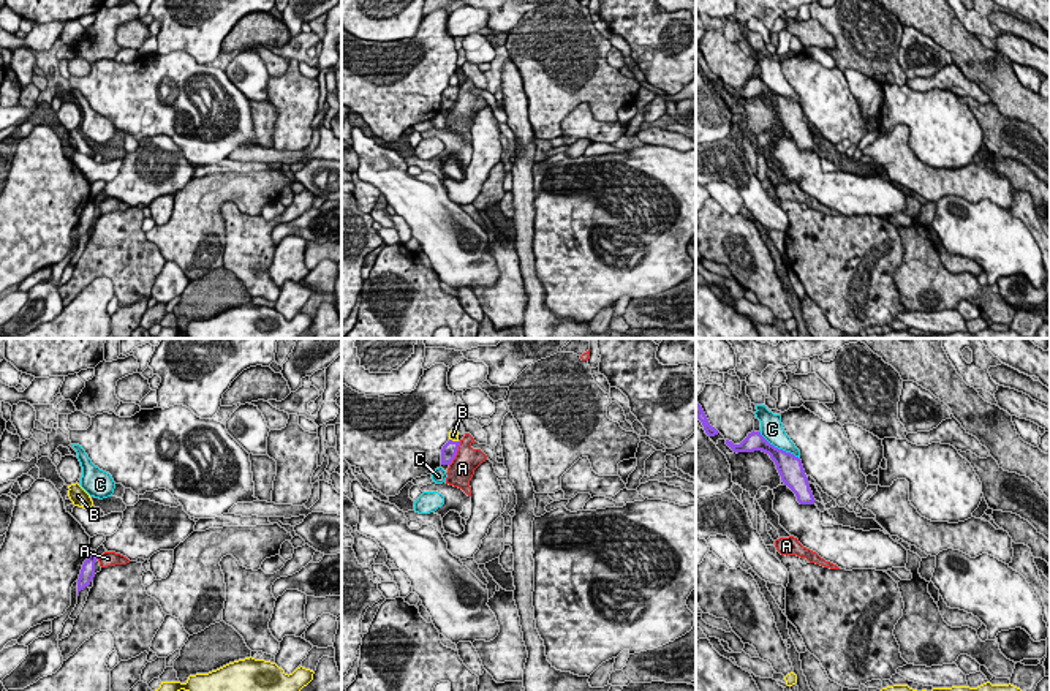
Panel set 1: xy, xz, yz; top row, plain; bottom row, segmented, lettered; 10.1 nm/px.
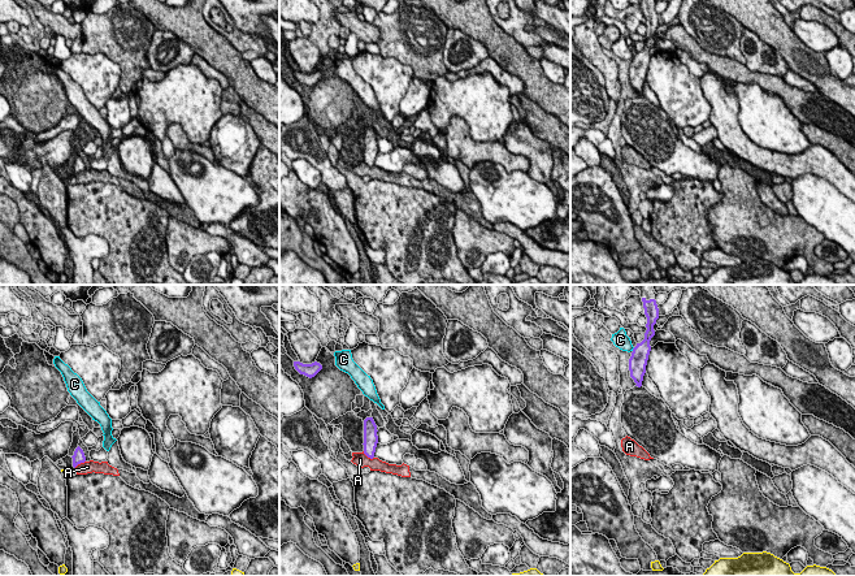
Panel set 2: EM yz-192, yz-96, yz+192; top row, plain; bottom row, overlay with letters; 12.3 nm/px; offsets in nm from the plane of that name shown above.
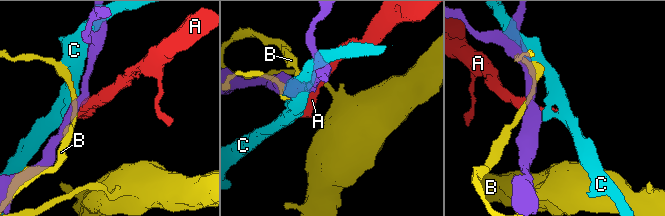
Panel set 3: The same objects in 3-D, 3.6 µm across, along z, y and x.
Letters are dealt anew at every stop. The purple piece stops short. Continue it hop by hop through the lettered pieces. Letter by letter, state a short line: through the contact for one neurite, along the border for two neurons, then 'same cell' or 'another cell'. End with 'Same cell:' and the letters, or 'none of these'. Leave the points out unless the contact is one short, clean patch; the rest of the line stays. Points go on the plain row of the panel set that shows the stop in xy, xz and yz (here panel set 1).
A: line xz (460, 87), (456, 103), (449, 111); another cell
B: line xz (449, 84), (457, 87); another cell
C: another cell
Same cell: none of these

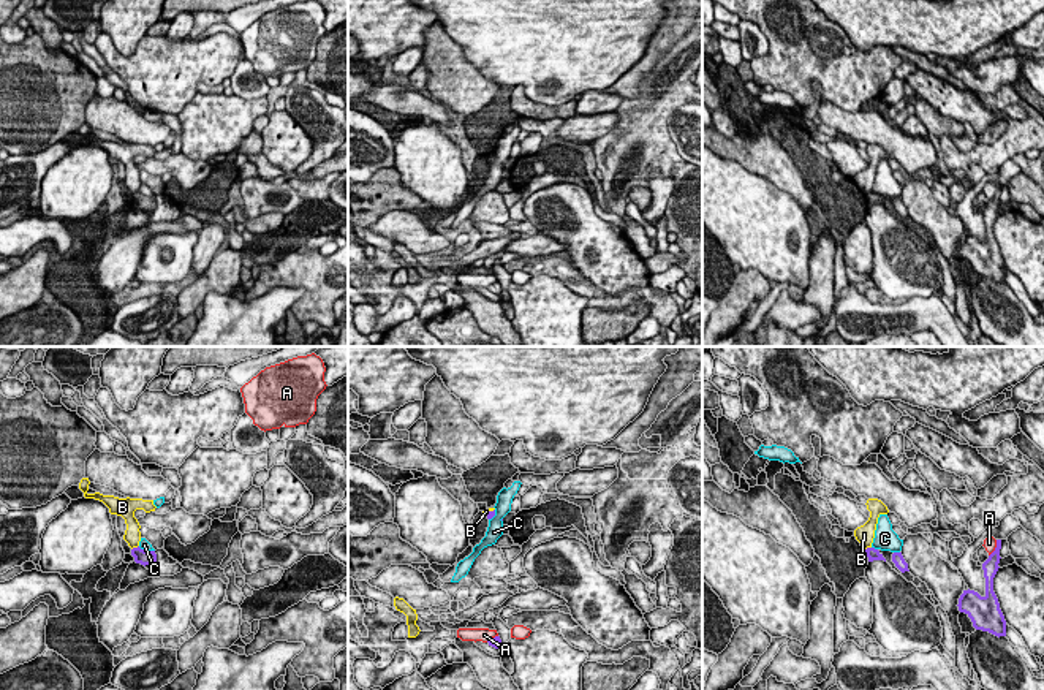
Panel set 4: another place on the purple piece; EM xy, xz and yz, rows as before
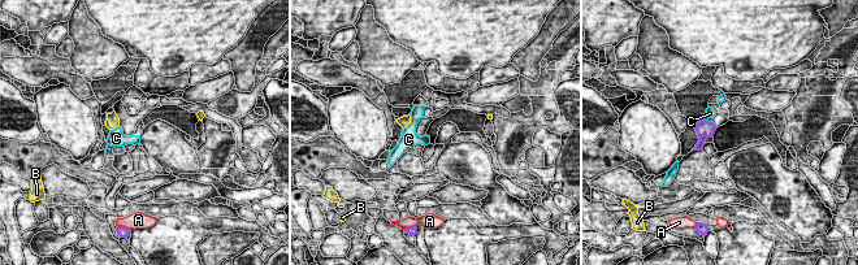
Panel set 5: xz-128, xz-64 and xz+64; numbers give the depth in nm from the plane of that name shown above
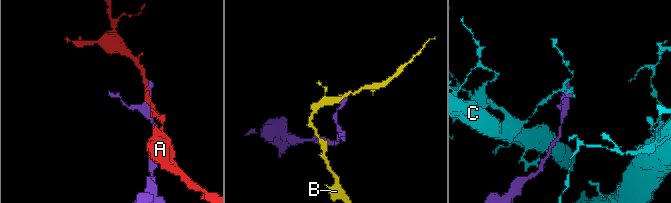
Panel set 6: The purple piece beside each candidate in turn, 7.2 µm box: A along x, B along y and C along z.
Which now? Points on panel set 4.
A: line yz (997, 185), (997, 192), (989, 201); another cell
B: line xy (138, 190), (132, 195); another cell
C: line yz (872, 192), (877, 195); another cell
Same cell: none of these

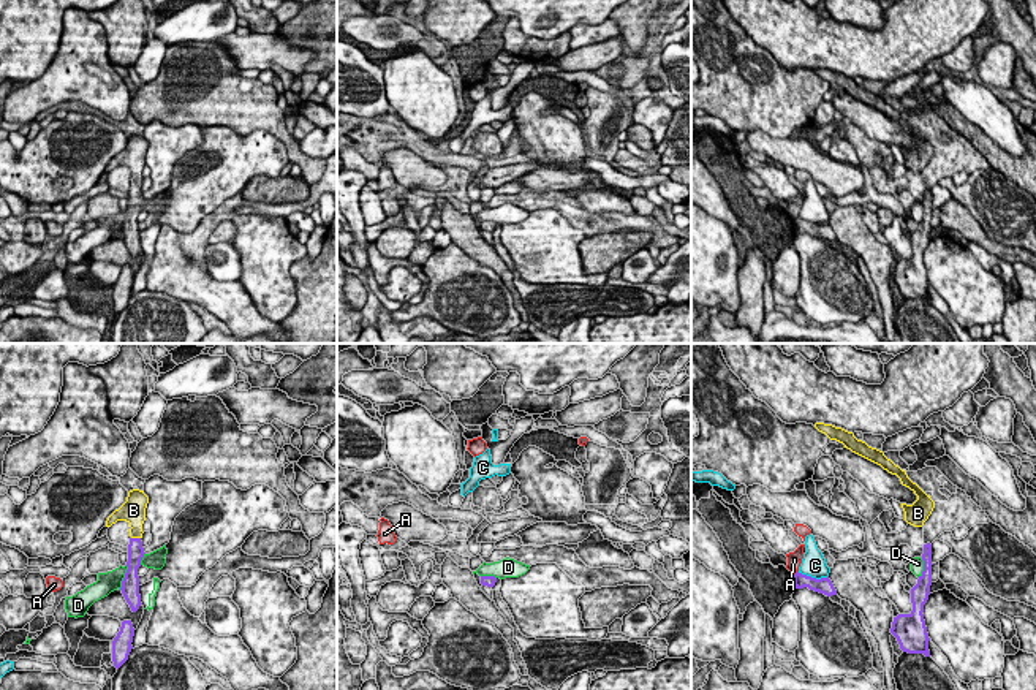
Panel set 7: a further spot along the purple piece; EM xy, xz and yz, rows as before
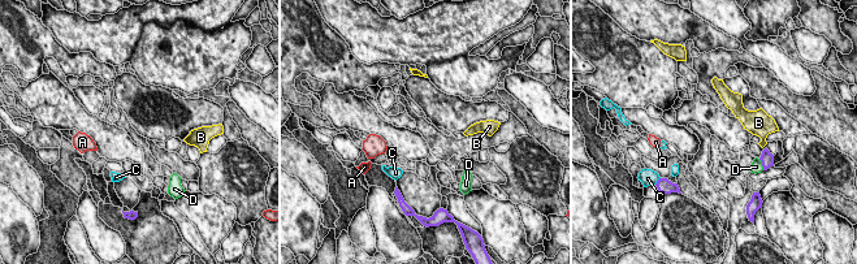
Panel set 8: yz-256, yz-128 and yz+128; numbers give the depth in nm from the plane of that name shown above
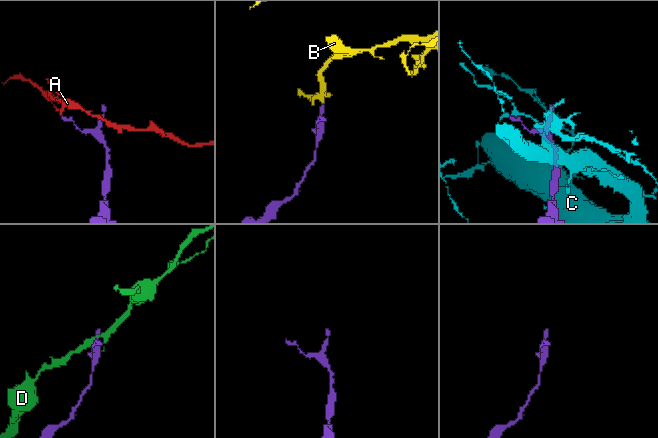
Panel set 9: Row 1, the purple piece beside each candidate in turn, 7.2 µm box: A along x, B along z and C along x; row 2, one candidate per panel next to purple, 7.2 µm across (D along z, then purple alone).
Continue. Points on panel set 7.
A: line yz (797, 216), (794, 220); another cell
B: line xy (135, 193), (136, 184), (135, 160); same cell
C: line yz (797, 217), (816, 223), (828, 222); another cell
D: line xy (127, 211), (119, 235); another cell
Same cell: B

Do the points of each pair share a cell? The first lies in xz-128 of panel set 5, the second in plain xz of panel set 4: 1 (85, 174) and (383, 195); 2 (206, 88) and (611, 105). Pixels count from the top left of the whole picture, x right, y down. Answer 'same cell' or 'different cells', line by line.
1: same cell
2: different cells

